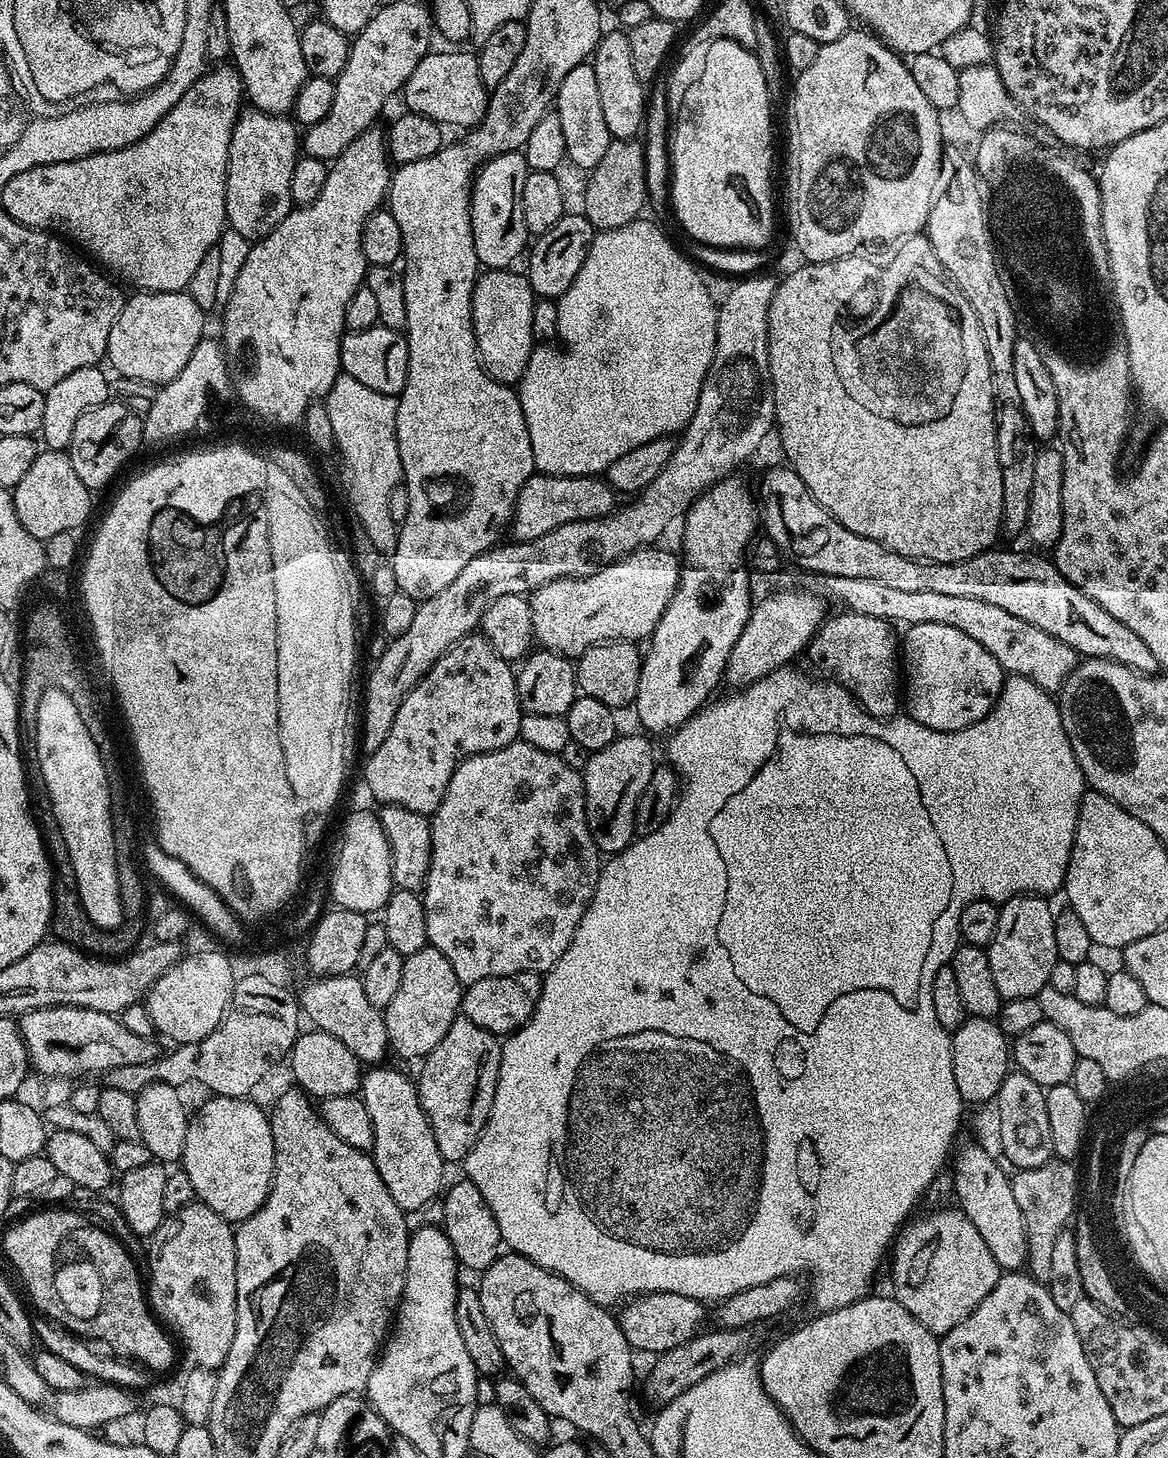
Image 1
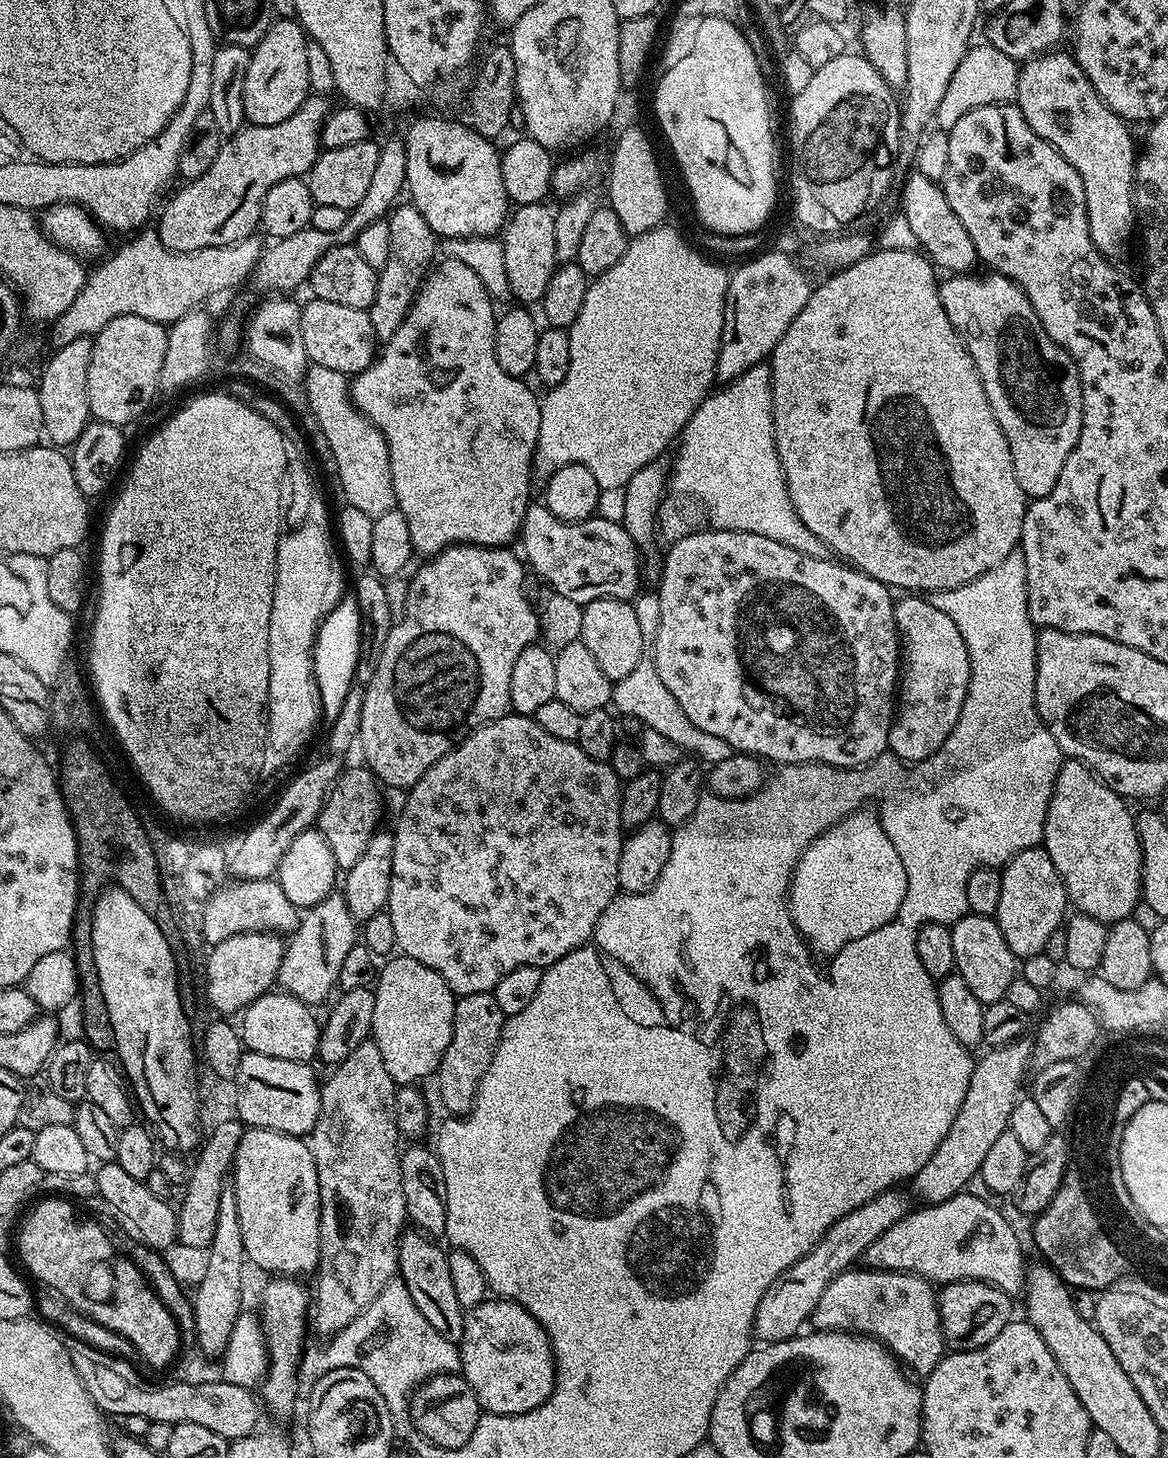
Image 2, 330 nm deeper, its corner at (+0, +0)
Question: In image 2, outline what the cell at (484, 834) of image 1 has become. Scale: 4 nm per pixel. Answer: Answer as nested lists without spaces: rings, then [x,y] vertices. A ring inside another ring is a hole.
[[[509,714],[483,724],[475,732],[469,732],[452,751],[448,752],[412,788],[407,789],[400,817],[394,827],[394,870],[390,878],[390,894],[386,911],[394,926],[397,949],[403,955],[430,966],[455,992],[457,997],[475,992],[491,992],[496,983],[510,970],[518,966],[534,966],[546,970],[566,954],[581,948],[596,931],[598,918],[604,915],[606,906],[617,899],[620,892],[618,882],[618,858],[622,854],[625,829],[620,823],[620,794],[622,781],[611,763],[590,758],[571,740],[554,738],[546,734],[542,726],[531,716]]]

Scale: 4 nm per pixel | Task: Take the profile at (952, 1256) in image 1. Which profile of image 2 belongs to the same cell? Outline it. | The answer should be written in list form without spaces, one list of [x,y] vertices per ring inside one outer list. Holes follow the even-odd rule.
[[[955,1280],[939,1289],[940,1325],[949,1349],[965,1352],[986,1346],[1013,1319],[1013,1297],[983,1280]]]

